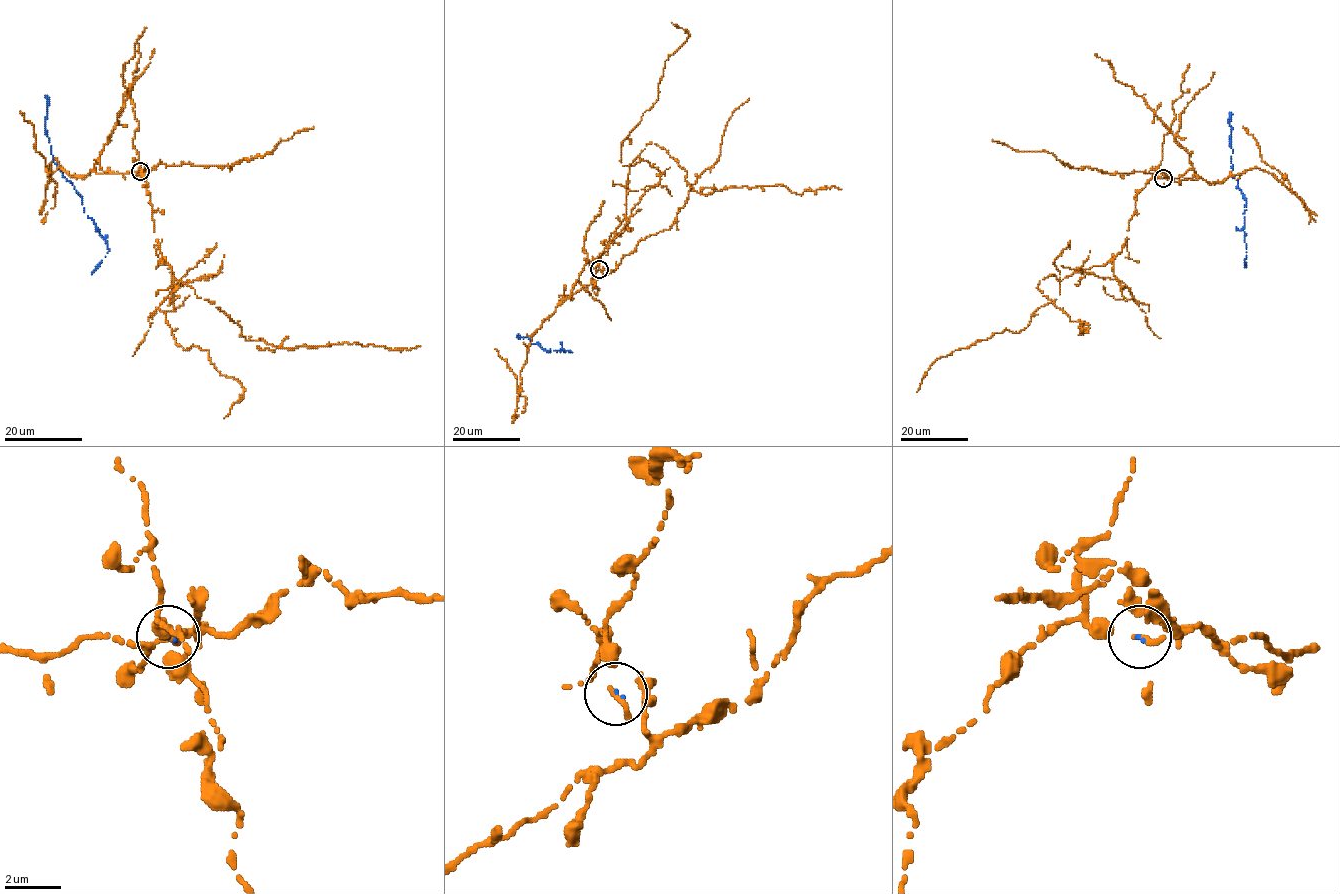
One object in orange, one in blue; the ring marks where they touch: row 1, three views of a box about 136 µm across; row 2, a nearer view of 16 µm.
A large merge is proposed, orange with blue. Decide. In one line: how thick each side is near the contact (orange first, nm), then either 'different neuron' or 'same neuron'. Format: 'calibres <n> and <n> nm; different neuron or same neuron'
calibres 170 and 90 nm; different neuron

